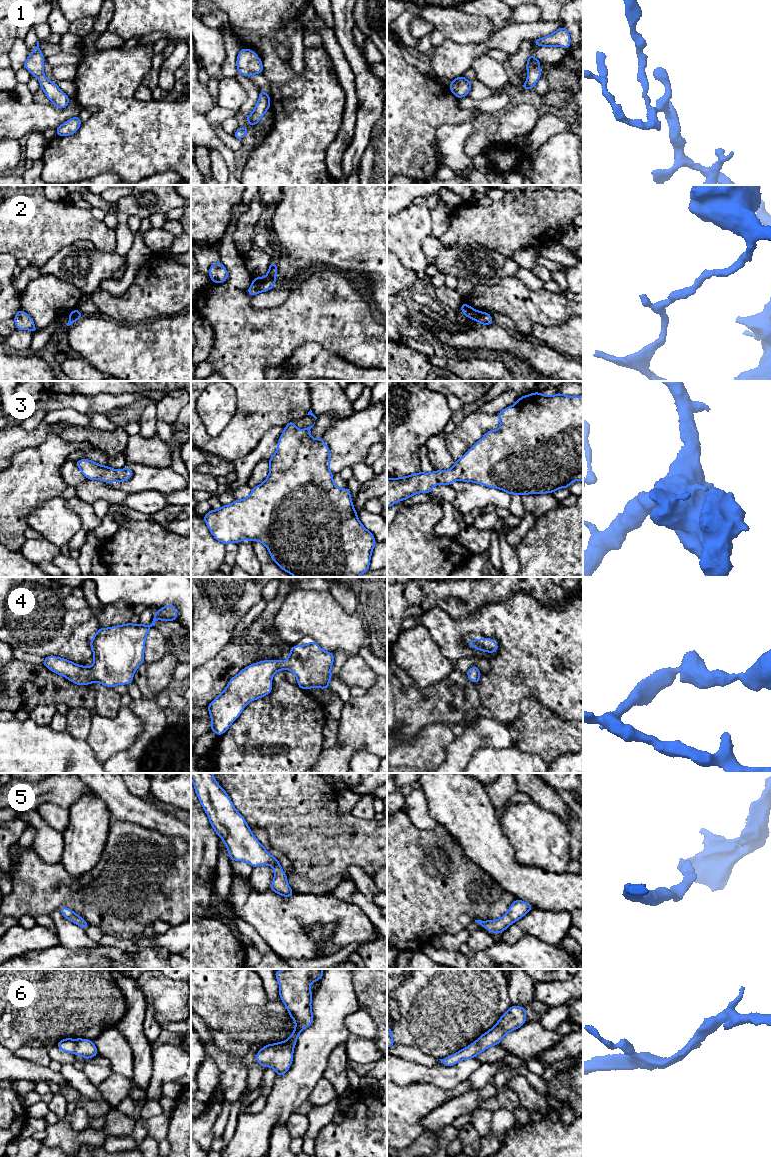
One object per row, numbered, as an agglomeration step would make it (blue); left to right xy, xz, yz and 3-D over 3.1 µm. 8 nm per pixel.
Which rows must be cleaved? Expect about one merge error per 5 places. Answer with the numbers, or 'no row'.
2

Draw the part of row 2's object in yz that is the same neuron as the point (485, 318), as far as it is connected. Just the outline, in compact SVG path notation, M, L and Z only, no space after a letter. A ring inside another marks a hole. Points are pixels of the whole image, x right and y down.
M480 312L477 322L478 324L484 325L491 325L494 323L491 315L487 312Z

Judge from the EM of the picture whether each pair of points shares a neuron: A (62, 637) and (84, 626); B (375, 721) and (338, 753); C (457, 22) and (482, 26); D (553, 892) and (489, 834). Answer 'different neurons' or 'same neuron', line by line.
A: same neuron
B: same neuron
C: same neuron
D: same neuron

